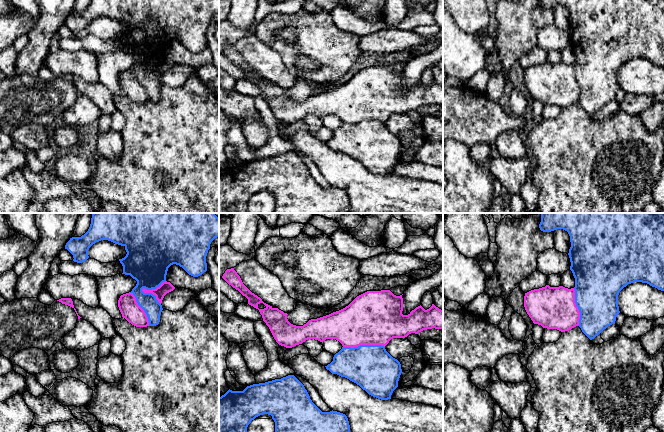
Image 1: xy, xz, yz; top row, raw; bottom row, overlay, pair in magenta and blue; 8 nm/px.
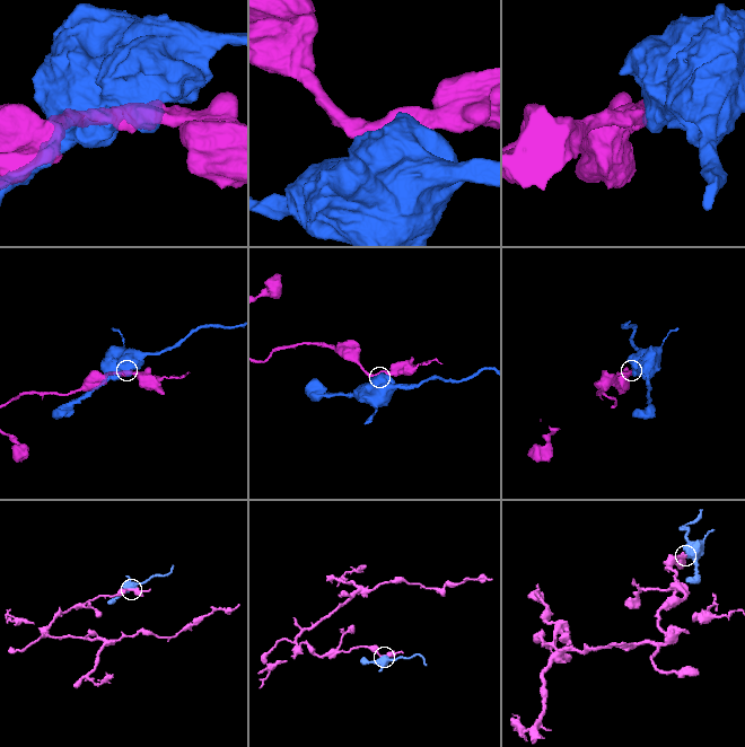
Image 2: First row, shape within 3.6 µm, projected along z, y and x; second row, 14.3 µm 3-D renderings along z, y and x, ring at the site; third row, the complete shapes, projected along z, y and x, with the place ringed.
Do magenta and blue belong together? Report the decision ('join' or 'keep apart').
keep apart

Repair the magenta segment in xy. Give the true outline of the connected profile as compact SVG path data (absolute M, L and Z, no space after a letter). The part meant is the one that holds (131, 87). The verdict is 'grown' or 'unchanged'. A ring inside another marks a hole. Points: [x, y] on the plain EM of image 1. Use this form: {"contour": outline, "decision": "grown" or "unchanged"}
{"contour": "M126 69L120 72L118 76L118 83L122 90L129 99L136 103L147 103L149 97L144 86L136 78L133 69Z", "decision": "unchanged"}

